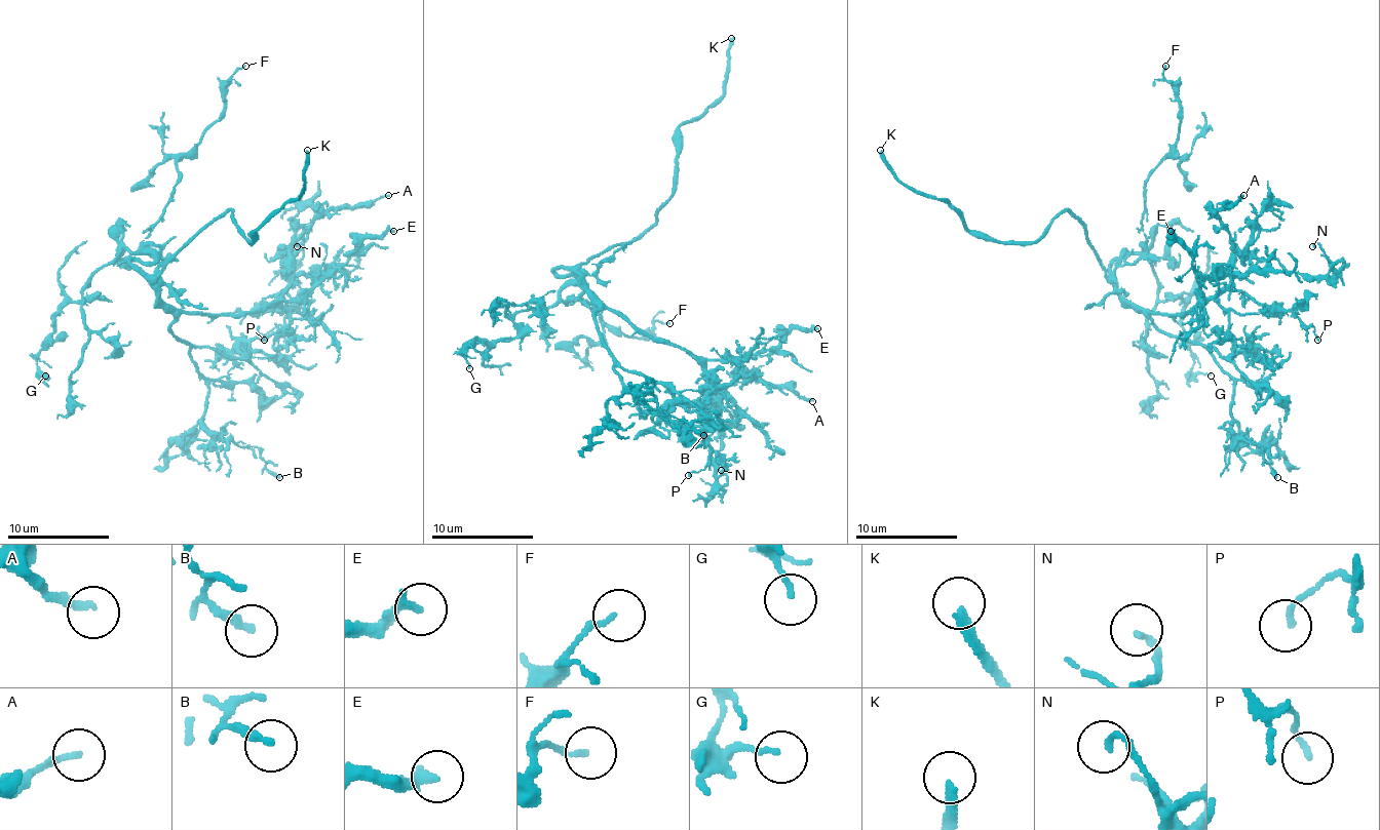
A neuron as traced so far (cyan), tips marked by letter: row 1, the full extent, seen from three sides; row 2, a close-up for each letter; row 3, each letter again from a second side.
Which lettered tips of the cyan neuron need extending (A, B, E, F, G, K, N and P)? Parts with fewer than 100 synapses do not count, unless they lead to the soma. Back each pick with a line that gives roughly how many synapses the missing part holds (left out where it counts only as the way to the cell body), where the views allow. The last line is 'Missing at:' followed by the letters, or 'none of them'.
Missing at: K

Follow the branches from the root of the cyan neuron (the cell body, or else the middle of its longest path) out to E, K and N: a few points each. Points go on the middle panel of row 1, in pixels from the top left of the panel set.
E: (583, 270), (583, 282), (609, 308), (650, 336), (703, 358), (764, 353), (795, 328), (817, 328)
K: (583, 270), (614, 244), (637, 239), (675, 193), (678, 129), (723, 91), (731, 38)
N: (583, 270), (609, 308), (700, 366), (713, 389), (705, 442), (718, 485), (721, 470)

